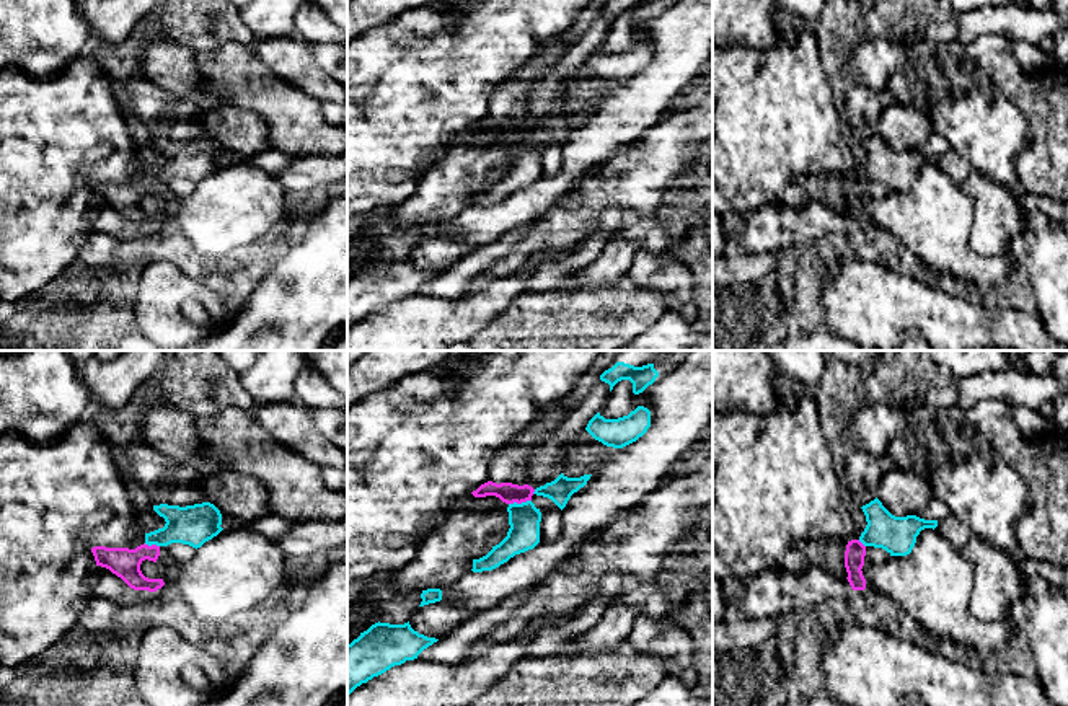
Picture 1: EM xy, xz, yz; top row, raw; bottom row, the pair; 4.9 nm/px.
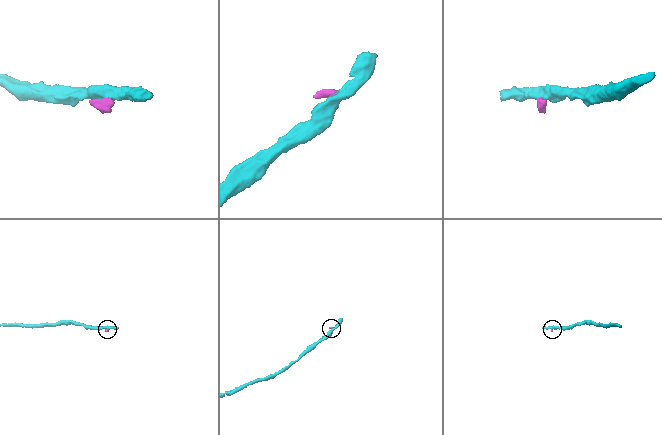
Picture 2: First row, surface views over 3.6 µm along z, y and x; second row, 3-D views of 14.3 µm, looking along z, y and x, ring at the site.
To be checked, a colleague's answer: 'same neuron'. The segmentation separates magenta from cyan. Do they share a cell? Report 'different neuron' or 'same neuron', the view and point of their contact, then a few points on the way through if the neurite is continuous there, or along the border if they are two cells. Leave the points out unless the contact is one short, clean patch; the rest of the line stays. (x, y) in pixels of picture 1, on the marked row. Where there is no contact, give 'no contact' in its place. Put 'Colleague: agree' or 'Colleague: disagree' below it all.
different neuron; meets magenta in xz at (519, 503); border along xz (530, 499), (509, 504)
Colleague: disagree

